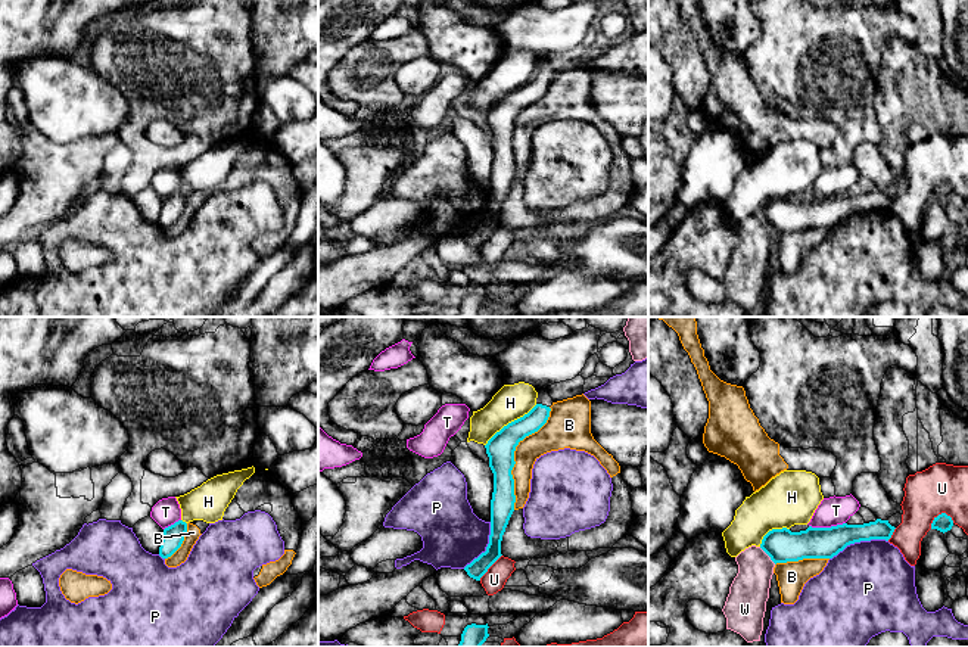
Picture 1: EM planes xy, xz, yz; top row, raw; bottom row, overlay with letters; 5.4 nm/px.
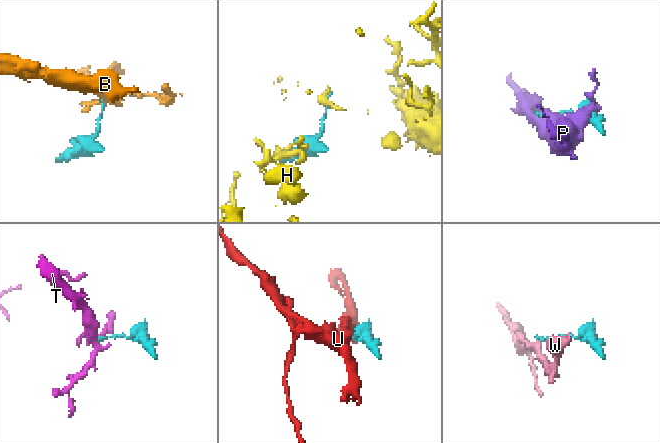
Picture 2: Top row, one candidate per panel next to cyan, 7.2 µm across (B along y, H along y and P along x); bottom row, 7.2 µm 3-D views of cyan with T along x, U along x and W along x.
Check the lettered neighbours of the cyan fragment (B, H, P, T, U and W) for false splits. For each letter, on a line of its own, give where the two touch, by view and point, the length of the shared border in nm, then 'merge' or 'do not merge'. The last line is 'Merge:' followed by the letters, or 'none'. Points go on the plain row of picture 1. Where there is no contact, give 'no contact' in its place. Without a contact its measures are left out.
B: xz (513, 126) | 600 nm | do not merge
H: xz (511, 92) | 360 nm | do not merge
P: yz (858, 211) | 340 nm | do not merge
T: yz (827, 198) | 200 nm | do not merge
U: yz (939, 184) | 140 nm | do not merge
W: yz (768, 224) | 130 nm | do not merge
Merge: none

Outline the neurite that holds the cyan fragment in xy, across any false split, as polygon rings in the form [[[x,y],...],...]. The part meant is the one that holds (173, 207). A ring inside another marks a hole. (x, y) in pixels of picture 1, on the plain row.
[[[183,190],[175,192],[174,195],[164,199],[159,225],[162,228],[171,227],[183,214],[187,202],[187,193]]]

